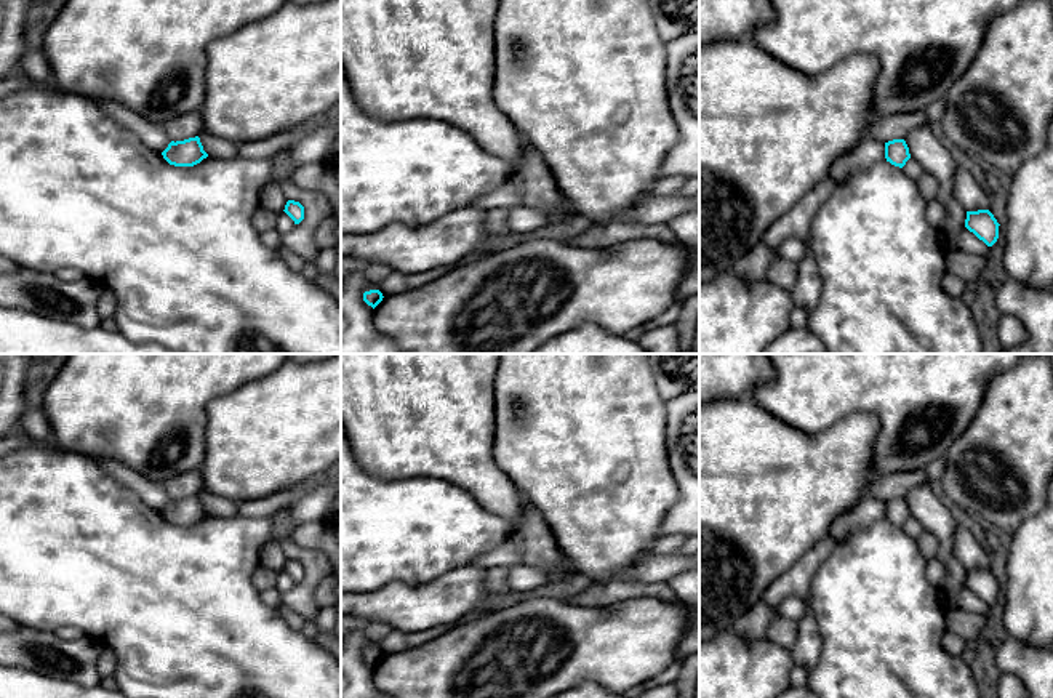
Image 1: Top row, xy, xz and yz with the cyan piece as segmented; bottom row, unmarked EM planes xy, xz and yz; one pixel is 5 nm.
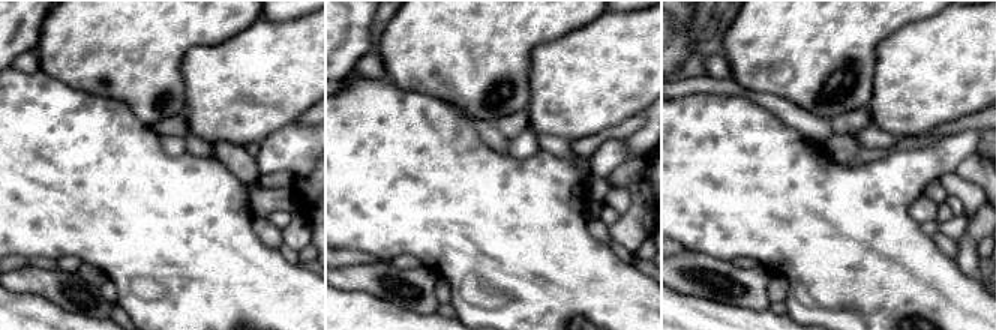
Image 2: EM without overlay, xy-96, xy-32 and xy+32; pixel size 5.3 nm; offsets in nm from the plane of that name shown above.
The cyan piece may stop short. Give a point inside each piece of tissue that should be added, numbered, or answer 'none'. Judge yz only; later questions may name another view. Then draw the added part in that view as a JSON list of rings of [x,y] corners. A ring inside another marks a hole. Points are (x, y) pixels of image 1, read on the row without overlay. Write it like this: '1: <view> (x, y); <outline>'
none

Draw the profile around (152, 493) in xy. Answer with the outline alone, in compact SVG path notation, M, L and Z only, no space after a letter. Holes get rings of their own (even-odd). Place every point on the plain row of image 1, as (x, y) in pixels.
M93 458L102 469L106 469L122 485L131 488L149 507L162 512L171 501L165 491L163 483L150 480L142 474L123 466L118 461L107 458Z

